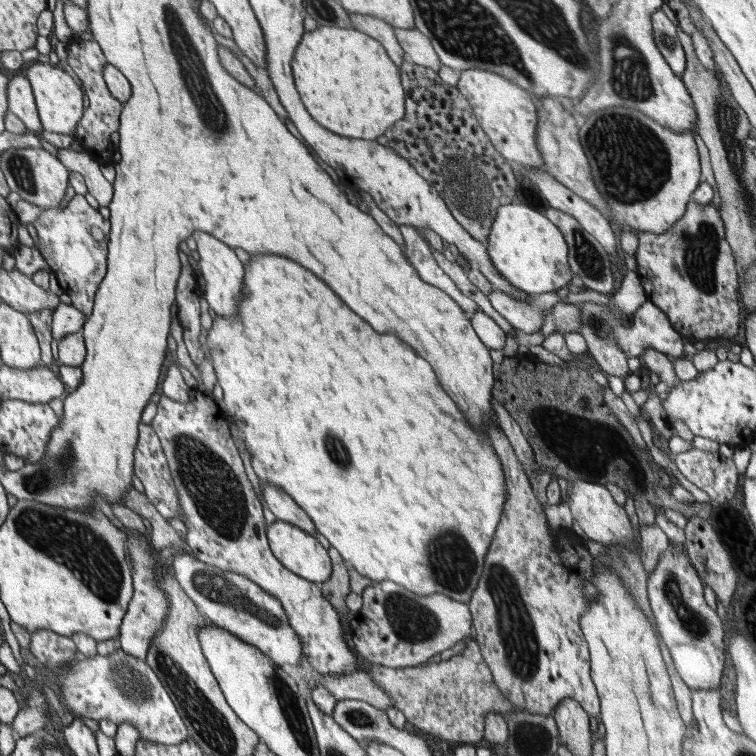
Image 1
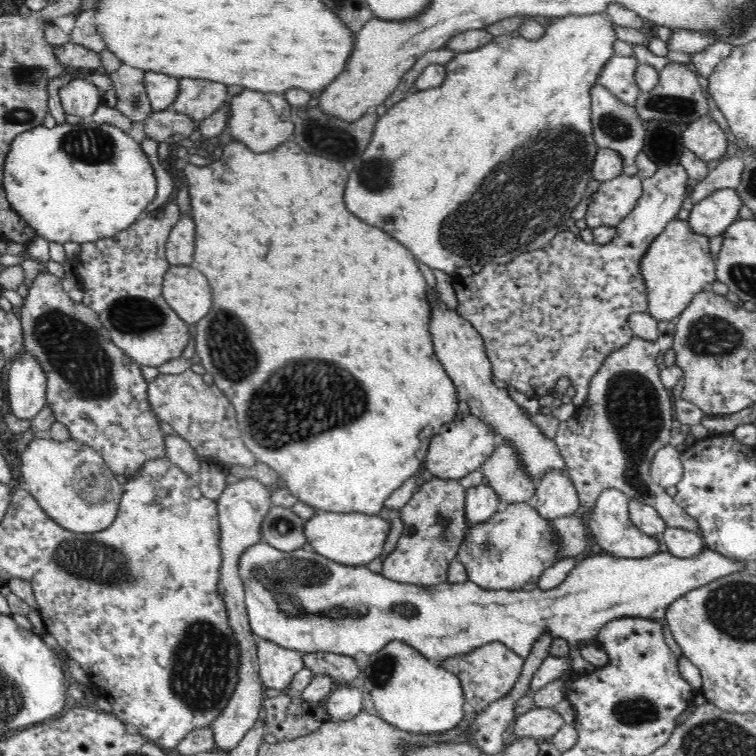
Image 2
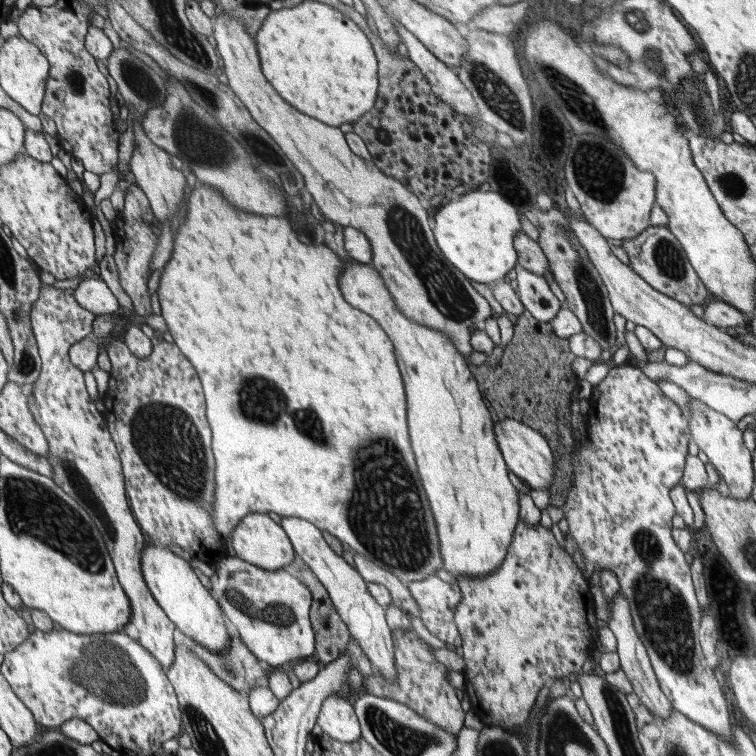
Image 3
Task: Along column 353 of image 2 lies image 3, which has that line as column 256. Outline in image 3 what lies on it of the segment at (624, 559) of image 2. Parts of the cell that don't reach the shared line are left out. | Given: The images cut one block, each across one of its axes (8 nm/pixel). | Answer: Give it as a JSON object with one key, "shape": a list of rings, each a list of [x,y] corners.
{"shape":[[[230,555],[222,557],[216,565],[217,569],[210,577],[212,586],[208,589],[236,626],[241,642],[258,660],[272,667],[281,665],[285,668],[300,658],[313,659],[317,652],[317,632],[310,619],[313,594],[305,583],[284,569],[266,570]]]}

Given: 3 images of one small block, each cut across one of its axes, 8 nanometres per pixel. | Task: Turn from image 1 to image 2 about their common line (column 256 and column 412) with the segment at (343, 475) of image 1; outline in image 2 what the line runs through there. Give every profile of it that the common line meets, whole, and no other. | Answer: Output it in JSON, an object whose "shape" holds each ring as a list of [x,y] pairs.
{"shape":[[[232,139],[226,144],[220,160],[204,168],[188,164],[184,168],[184,174],[190,184],[188,188],[194,216],[191,222],[196,228],[192,266],[204,274],[211,288],[211,308],[194,326],[195,352],[200,356],[202,366],[212,374],[214,384],[228,397],[230,404],[234,405],[239,436],[243,438],[248,450],[275,472],[290,493],[310,508],[331,513],[378,515],[390,494],[398,490],[424,462],[433,432],[443,423],[454,420],[459,411],[455,384],[434,353],[430,332],[427,332],[427,283],[416,264],[417,259],[386,231],[368,226],[346,210],[344,188],[348,172],[342,164],[316,154],[308,154],[294,142],[282,144],[274,152],[260,154],[250,151],[246,144]]]}

